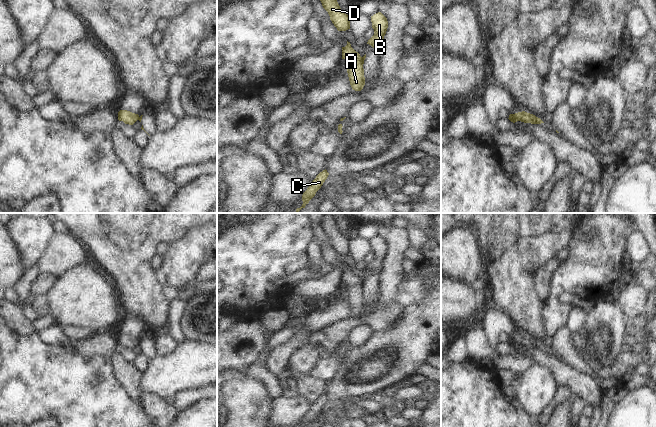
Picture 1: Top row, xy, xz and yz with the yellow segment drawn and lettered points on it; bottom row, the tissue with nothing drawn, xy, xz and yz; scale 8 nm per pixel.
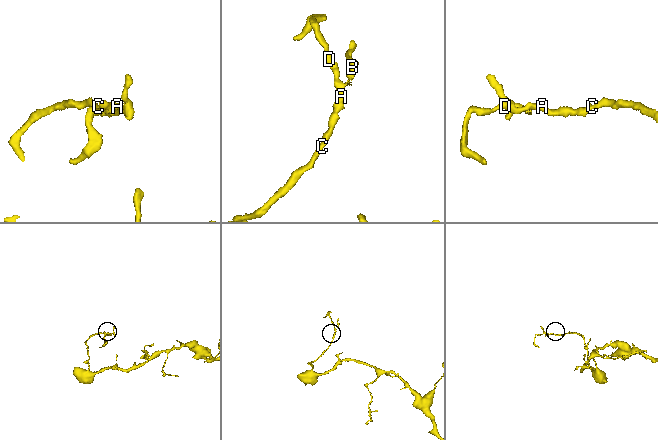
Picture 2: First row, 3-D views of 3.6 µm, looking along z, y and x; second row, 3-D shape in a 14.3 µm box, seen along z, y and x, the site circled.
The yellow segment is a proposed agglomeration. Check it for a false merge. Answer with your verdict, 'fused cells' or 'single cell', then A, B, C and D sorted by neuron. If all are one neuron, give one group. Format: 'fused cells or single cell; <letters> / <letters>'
fused cells; A C D / B

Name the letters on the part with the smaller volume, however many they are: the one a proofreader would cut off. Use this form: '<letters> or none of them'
B

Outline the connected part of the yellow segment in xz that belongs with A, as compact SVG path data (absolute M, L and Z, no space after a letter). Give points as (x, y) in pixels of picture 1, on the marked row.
M348 41L347 45L342 47L342 59L347 61L347 73L352 89L361 91L365 85L364 62L360 54L351 47Z

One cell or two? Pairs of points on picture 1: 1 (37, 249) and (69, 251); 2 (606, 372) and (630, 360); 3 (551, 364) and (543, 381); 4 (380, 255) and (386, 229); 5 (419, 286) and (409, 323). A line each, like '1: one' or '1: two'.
1: two
2: one
3: two
4: two
5: two

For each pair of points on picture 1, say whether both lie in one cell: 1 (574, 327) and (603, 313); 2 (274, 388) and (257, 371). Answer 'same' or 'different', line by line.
1: different
2: same

